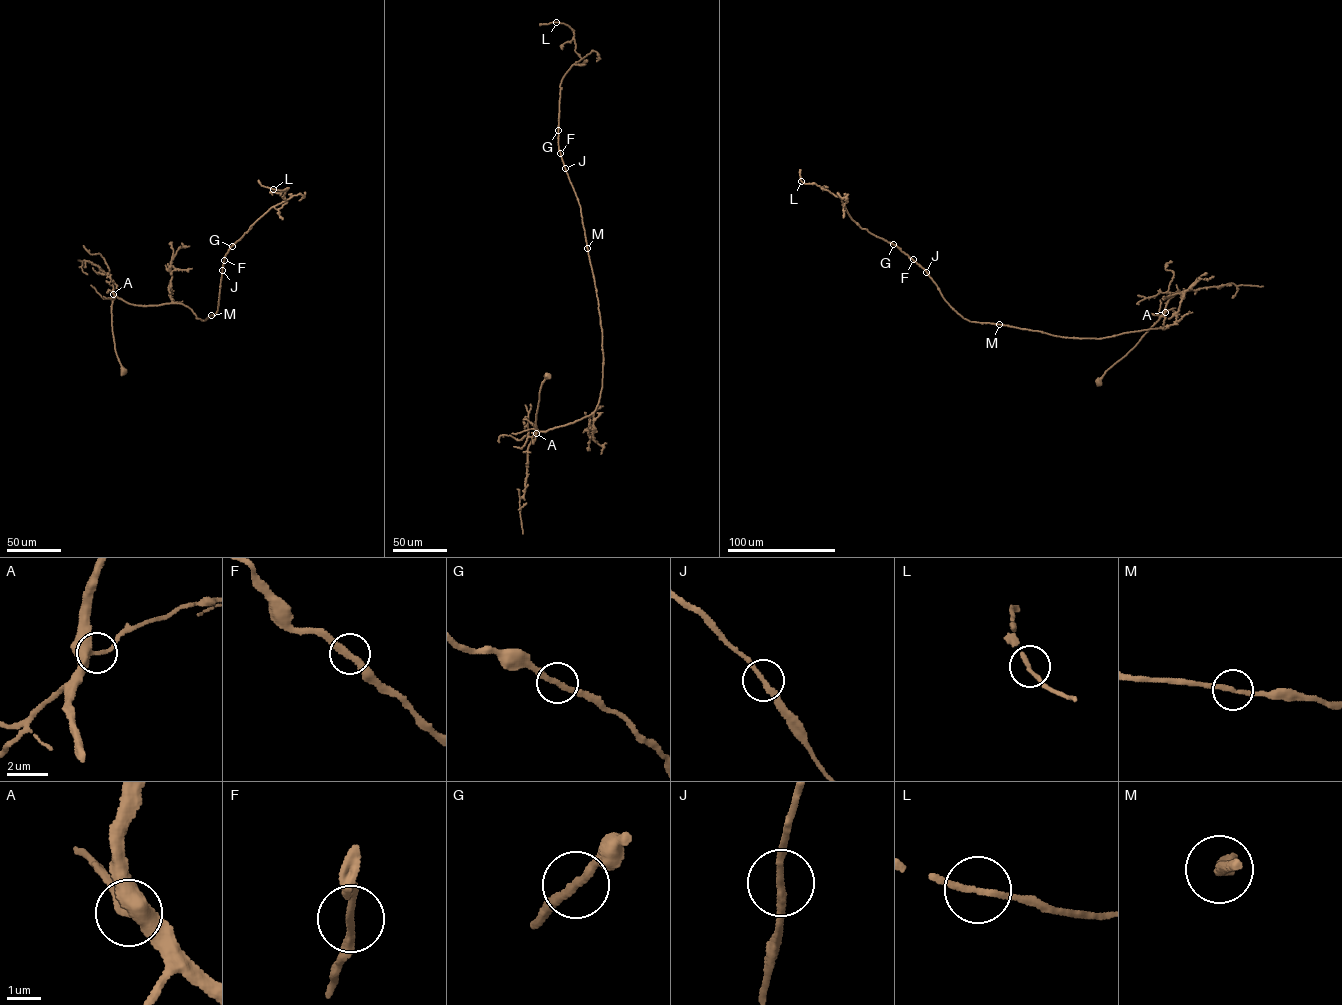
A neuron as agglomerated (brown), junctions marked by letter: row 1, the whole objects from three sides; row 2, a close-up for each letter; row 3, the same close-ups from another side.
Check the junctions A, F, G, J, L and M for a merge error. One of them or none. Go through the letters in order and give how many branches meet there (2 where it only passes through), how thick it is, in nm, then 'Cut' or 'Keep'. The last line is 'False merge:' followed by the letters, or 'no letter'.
A: Branches: 3. Thickness 280 nm. Keep
F: Branches: 2. Thickness 240 nm. Keep
G: Branches: 2. Thickness 200 nm. Keep
J: Branches: 2. Thickness 220 nm. Keep
L: Branches: 2. Thickness 170 nm. Keep
M: Branches: 2. Thickness 240 nm. Keep
False merge: no letter

